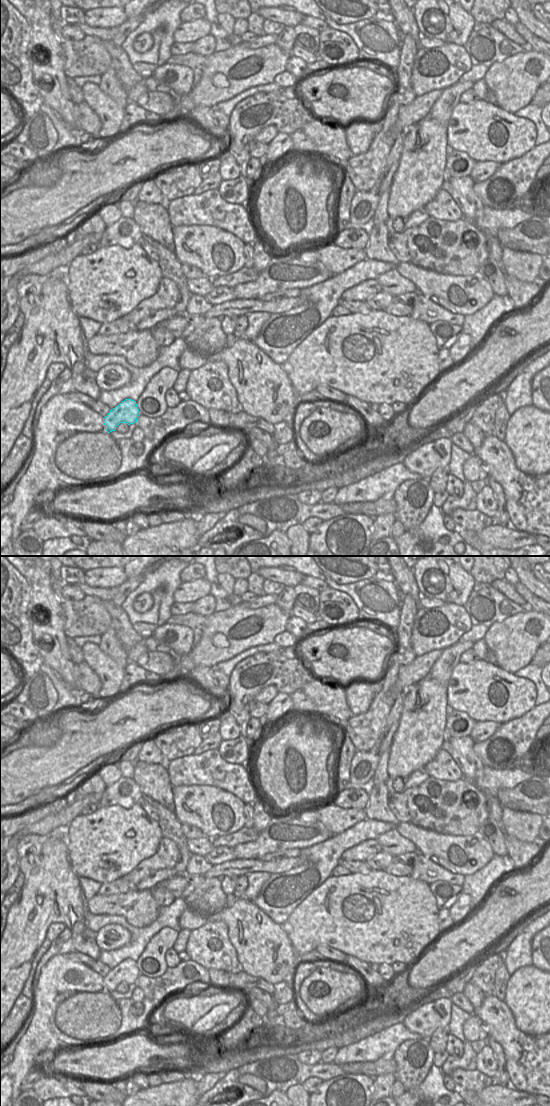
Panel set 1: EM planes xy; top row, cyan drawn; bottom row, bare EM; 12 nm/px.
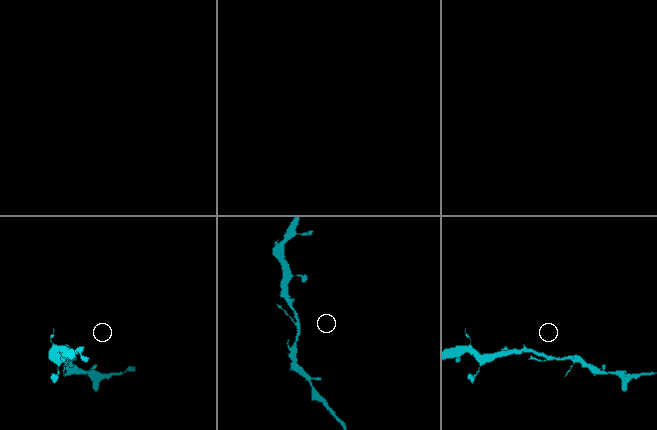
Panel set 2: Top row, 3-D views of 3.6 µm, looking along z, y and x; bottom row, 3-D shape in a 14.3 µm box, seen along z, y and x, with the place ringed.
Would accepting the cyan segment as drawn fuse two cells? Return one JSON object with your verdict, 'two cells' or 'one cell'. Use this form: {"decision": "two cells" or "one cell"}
{"decision": "two cells"}

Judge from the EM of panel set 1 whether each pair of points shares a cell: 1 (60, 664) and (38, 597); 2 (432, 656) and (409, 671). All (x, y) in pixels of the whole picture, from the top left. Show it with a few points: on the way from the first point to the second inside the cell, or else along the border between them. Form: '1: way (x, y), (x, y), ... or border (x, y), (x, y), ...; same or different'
1: way (59, 647), (59, 637), (54, 632), (54, 614); same
2: way (426, 661), (415, 671); same

